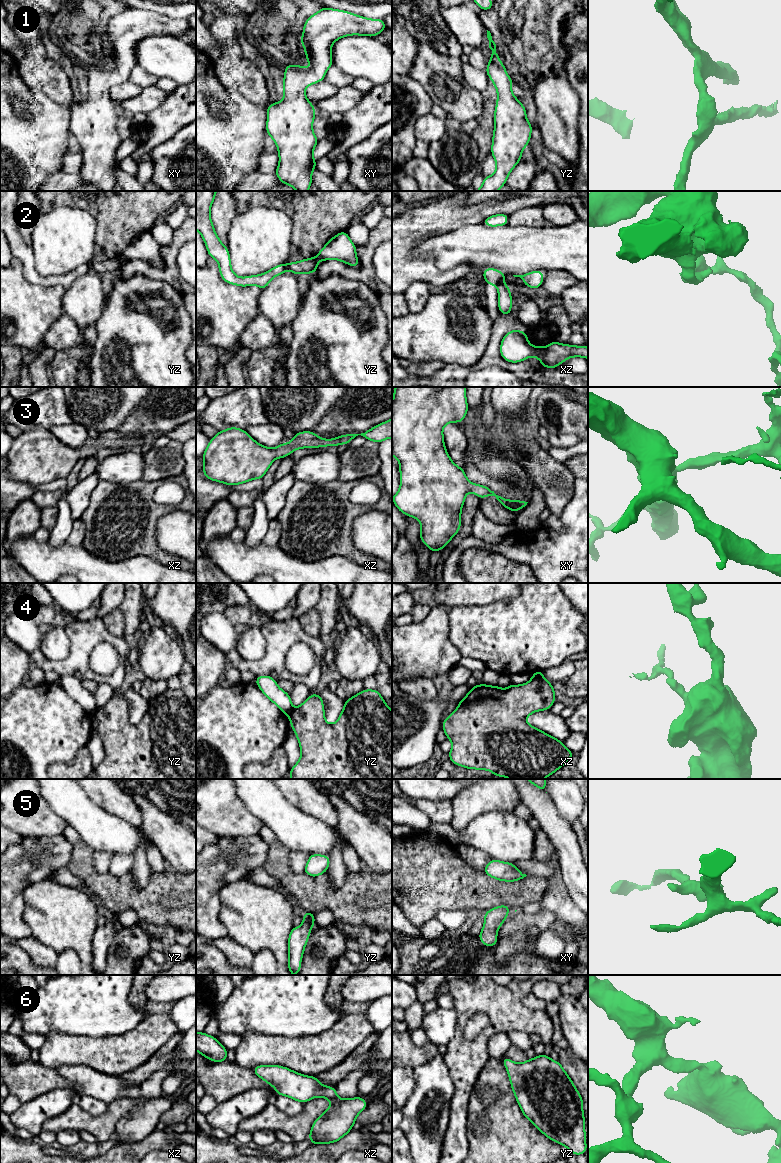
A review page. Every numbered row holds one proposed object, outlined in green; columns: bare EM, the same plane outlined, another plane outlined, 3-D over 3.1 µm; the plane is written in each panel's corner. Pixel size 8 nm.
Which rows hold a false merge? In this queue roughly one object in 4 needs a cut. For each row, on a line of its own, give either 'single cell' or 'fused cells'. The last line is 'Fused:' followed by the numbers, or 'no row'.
1: single cell
2: fused cells
3: single cell
4: fused cells
5: single cell
6: single cell
Fused: 2, 4

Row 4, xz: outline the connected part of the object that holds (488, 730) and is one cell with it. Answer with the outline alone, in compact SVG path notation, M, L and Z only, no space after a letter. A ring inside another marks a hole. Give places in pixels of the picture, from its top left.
M533 677L521 685L509 684L507 689L486 684L471 687L469 693L459 701L456 710L442 722L444 733L452 743L449 760L456 766L469 770L489 770L494 776L510 779L544 779L551 776L573 758L574 753L565 747L563 741L528 724L526 718L534 712L550 710L554 703L555 690L544 677Z

